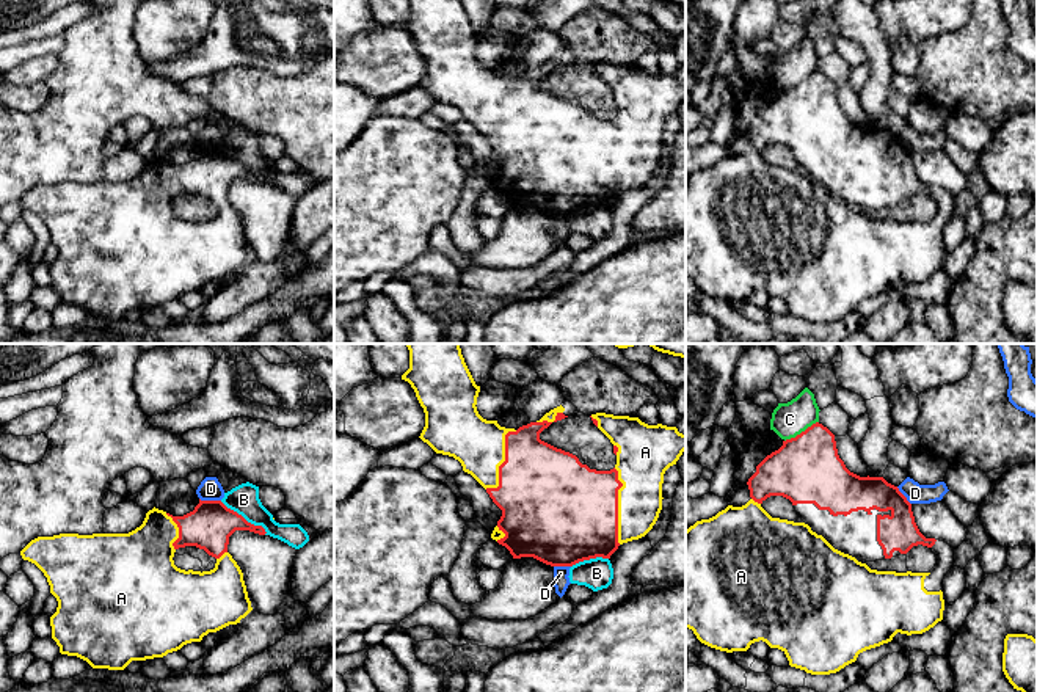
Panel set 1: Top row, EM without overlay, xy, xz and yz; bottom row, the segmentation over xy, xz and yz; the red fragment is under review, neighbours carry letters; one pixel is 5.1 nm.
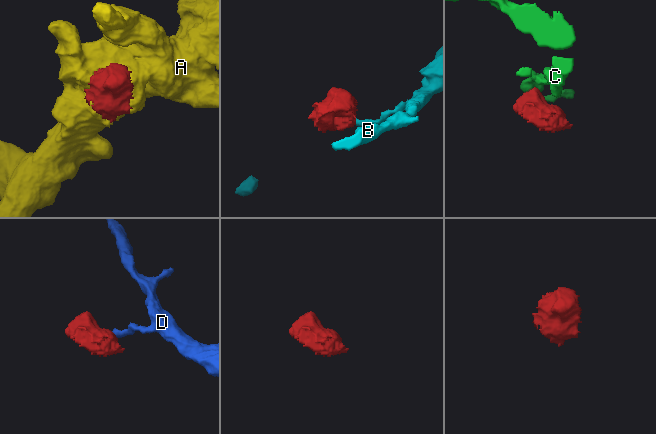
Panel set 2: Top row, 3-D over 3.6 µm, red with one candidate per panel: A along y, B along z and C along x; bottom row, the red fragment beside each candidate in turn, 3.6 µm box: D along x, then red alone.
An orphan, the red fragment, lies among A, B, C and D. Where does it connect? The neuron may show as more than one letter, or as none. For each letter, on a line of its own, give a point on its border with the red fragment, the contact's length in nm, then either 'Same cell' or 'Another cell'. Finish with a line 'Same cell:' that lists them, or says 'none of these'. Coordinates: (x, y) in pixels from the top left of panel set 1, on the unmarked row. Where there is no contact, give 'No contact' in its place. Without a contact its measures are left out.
A: Touches red at xz (617, 154). Shared border 400 nm. Same cell
B: Touches red at xy (242, 165). Shared border 300 nm. Another cell
C: Touches red at yz (802, 80). Shared border 200 nm. Another cell
D: Touches red at xy (211, 149). Shared border 110 nm. Another cell
Same cell: A

